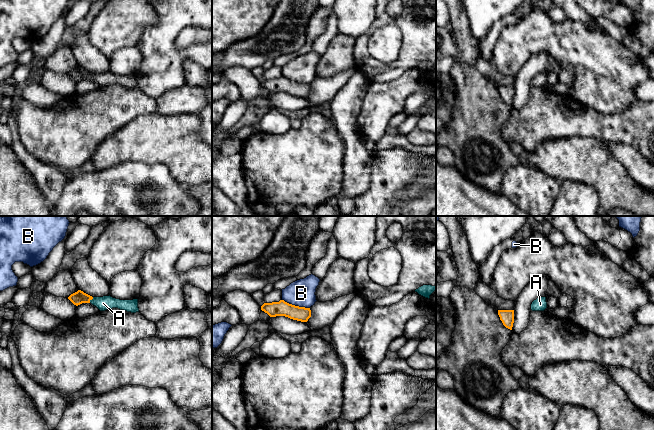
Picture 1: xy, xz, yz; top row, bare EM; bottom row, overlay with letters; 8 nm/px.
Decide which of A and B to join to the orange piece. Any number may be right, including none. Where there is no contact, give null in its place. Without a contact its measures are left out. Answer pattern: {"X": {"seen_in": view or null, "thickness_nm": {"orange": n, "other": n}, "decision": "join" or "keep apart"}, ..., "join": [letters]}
{"A": {"seen_in": "xy", "thickness_nm": {"orange": 110, "other": 110}, "decision": "join"}, "B": {"seen_in": "xz", "thickness_nm": {"orange": 120, "other": 220}, "decision": "keep apart"}, "join": ["A"]}

